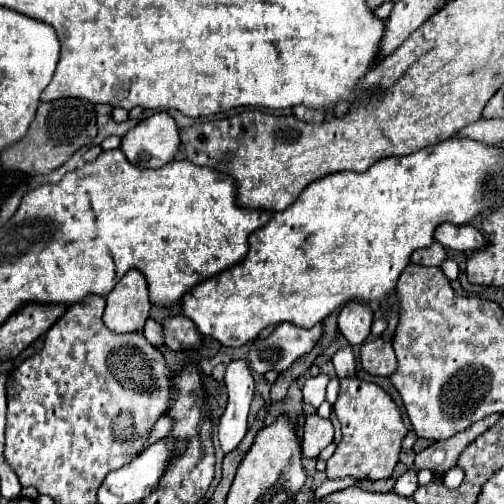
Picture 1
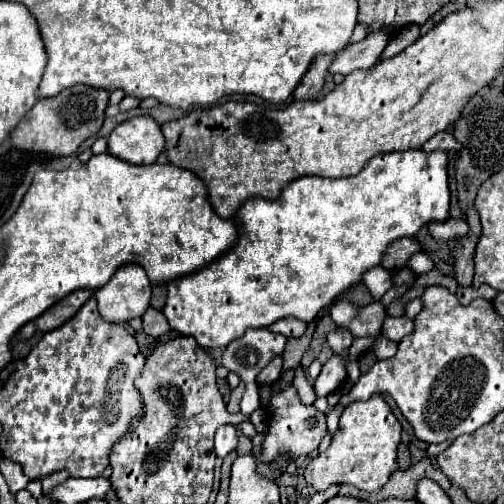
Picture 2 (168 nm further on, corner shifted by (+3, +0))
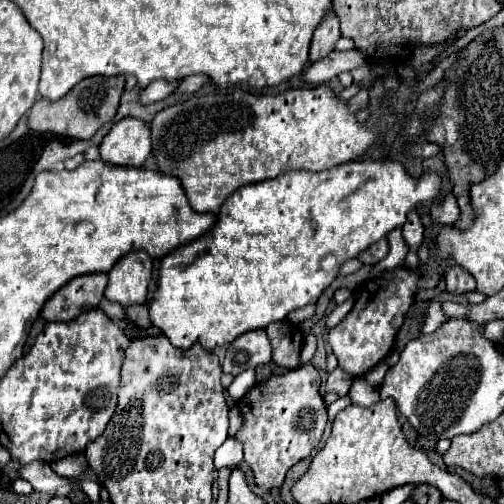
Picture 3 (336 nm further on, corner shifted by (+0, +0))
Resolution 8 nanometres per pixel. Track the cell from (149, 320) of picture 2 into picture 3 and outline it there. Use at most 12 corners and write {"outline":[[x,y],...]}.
{"outline":[[146,304],[126,308],[126,318],[138,326],[150,326]]}

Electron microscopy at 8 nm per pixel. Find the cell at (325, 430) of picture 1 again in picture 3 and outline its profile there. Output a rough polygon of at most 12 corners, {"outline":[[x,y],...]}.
{"outline":[[304,364],[252,386],[234,438],[272,492],[328,414]]}

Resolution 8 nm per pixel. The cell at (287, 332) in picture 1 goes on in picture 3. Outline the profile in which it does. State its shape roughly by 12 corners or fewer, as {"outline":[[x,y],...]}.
{"outline":[[264,330],[236,338],[226,352],[224,372],[236,376],[270,362]]}

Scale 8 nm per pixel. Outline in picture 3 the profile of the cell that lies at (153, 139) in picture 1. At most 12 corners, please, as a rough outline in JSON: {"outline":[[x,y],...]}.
{"outline":[[122,118],[102,138],[100,160],[142,166],[150,128]]}

